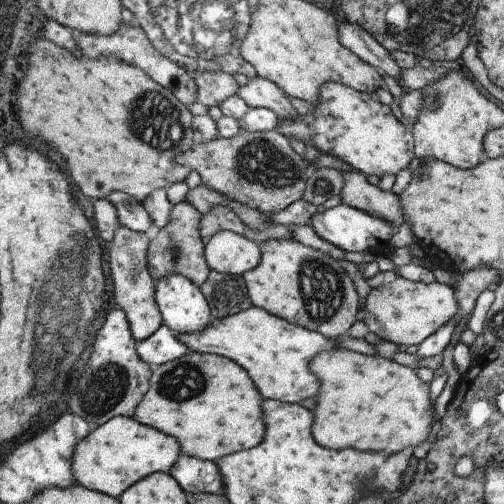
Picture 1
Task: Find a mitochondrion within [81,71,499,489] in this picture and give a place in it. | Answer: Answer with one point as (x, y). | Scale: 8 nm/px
(149, 105)

